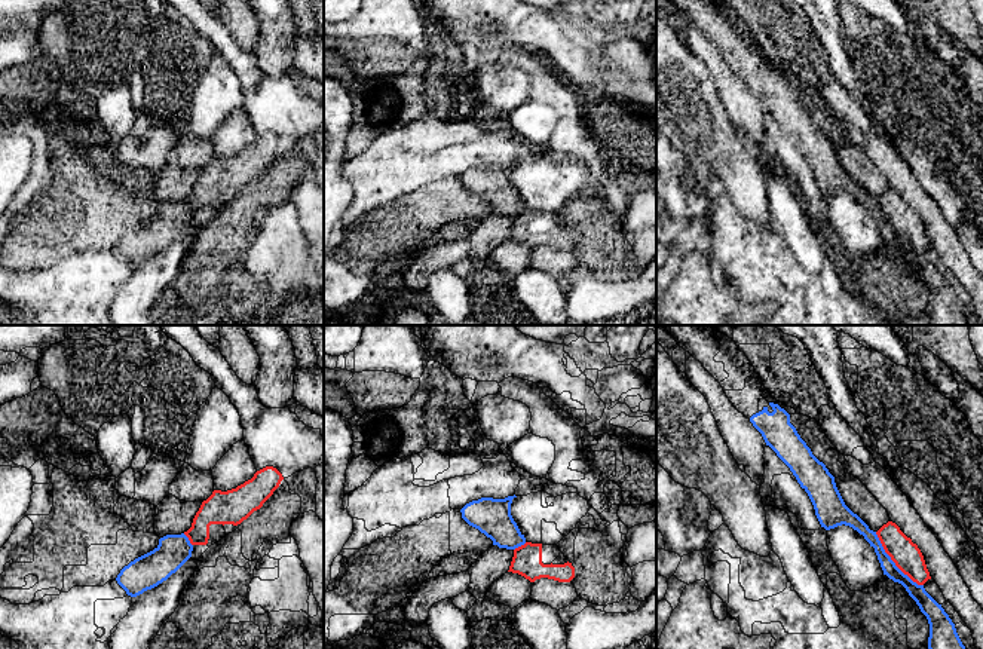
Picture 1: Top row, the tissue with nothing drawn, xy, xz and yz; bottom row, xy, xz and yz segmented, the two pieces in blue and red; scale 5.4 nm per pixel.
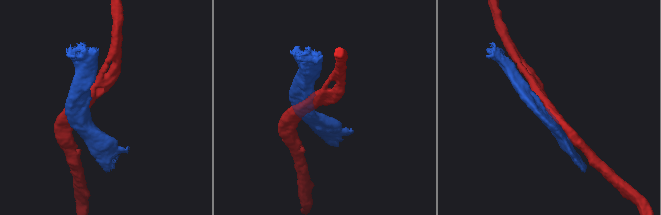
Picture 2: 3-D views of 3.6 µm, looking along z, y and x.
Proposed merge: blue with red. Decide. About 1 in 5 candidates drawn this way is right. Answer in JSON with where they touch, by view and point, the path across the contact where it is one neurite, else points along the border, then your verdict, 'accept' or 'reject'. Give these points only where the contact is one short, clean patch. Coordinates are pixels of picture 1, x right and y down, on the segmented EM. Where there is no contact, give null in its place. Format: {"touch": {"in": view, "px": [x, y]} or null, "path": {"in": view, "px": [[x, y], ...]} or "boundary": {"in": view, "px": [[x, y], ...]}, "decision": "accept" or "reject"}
{"touch": {"in": "yz", "px": [893, 562]}, "boundary": {"in": "yz", "px": [[875, 532], [890, 559], [922, 585]]}, "decision": "reject"}

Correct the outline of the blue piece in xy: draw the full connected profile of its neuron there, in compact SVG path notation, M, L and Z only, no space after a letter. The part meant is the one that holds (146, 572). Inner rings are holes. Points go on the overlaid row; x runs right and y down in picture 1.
M184 533L166 535L153 551L125 566L116 581L128 596L137 597L175 573L192 557L192 551L193 545Z

